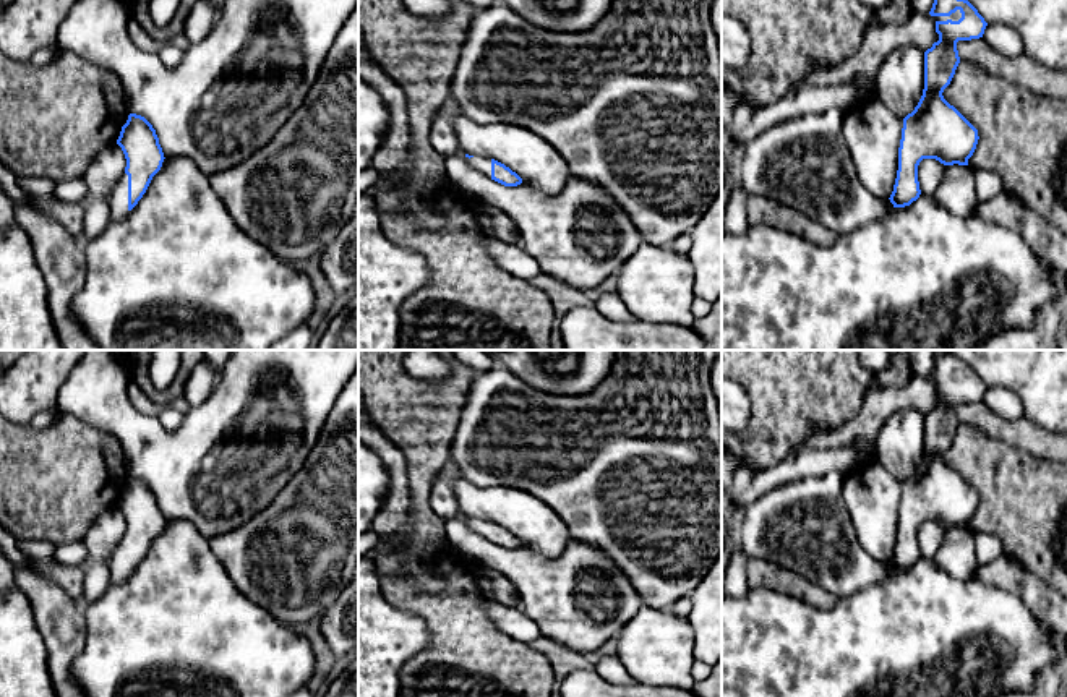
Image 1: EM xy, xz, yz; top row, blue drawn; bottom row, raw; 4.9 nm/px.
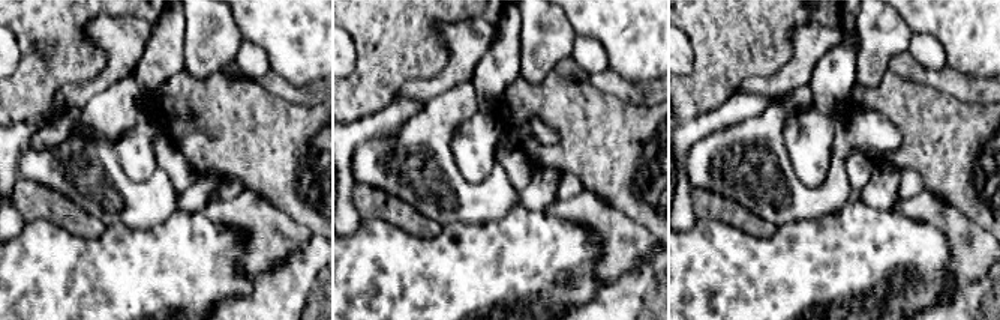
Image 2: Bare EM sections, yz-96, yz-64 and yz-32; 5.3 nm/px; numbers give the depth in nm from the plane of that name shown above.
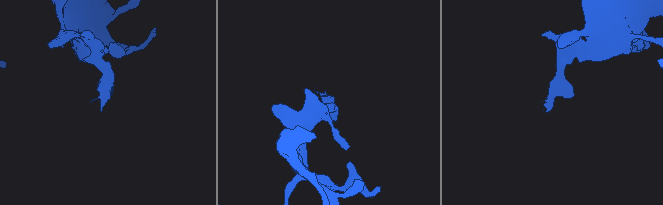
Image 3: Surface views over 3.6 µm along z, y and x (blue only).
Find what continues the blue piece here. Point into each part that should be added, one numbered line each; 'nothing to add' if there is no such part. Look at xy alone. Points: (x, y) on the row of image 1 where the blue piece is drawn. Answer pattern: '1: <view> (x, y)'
1: xy (117, 200)

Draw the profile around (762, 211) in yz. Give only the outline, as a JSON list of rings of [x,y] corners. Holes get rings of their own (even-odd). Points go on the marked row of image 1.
[[[748,195],[748,211],[751,224],[786,230],[819,246],[832,246],[838,238],[835,232],[809,219],[798,209],[764,196]]]

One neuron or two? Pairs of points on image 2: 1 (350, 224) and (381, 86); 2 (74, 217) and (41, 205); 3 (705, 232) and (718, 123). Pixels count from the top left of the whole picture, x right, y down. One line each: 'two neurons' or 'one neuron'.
1: two neurons
2: one neuron
3: two neurons

